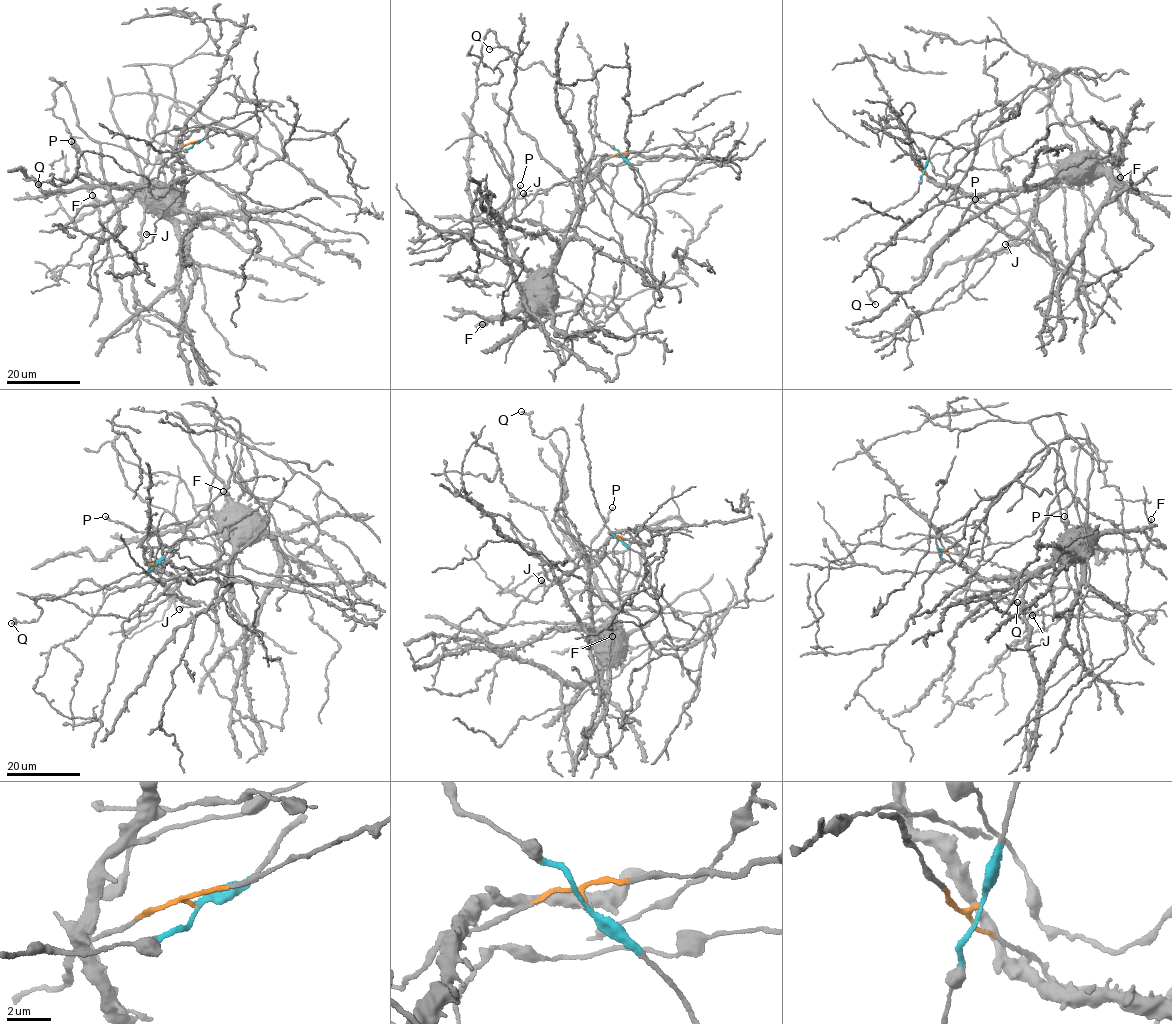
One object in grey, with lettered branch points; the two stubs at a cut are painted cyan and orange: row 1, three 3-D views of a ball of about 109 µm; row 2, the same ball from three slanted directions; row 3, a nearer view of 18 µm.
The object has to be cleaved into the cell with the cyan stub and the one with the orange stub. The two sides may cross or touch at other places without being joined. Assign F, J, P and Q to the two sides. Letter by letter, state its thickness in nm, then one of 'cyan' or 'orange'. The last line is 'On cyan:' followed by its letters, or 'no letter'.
F: 300 nm thick; cyan
J: 440 nm thick; orange
P: 200 nm thick; cyan
Q: 140 nm thick; cyan
On cyan: F, P, Q

